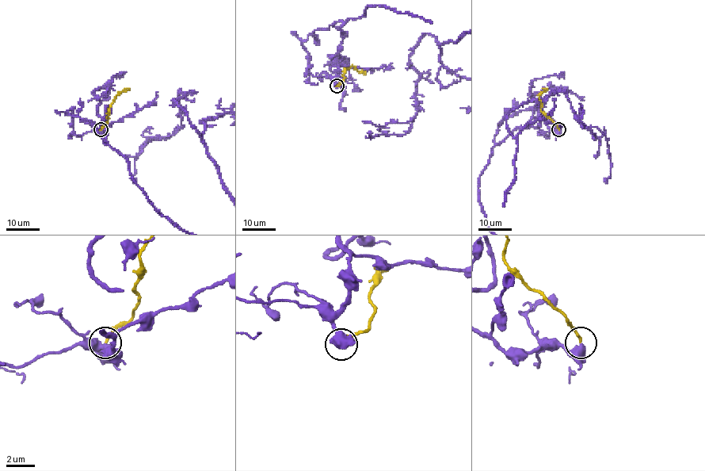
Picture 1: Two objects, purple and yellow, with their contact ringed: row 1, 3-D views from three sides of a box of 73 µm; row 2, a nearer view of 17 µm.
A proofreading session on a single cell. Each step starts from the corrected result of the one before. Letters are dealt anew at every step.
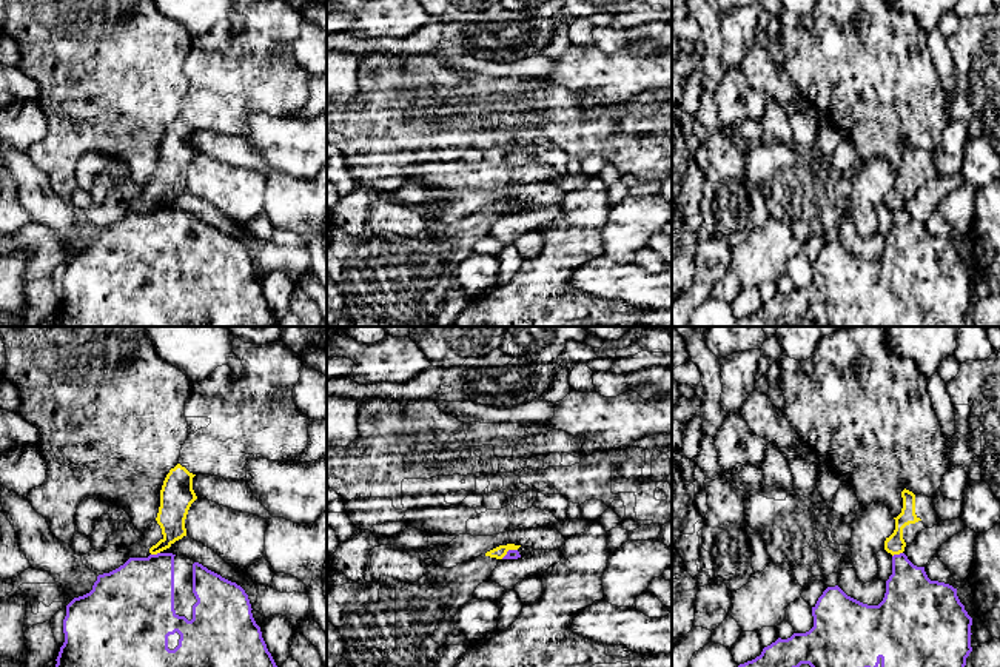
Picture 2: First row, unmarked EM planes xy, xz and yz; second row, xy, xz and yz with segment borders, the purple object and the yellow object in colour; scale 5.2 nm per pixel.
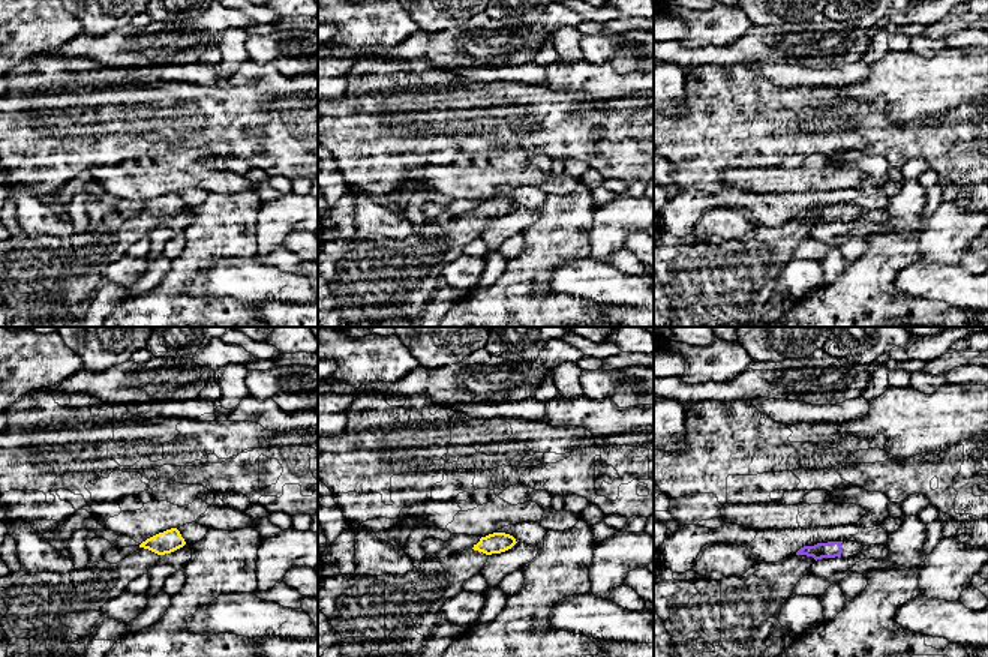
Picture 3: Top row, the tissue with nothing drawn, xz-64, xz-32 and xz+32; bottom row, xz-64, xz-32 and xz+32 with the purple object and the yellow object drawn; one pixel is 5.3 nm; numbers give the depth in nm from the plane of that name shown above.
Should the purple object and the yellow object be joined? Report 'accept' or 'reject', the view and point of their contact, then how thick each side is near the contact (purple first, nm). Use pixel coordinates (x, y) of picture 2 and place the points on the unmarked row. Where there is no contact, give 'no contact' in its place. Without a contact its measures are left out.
reject; meets purple in yz at (897, 210); 280 nm thick on the purple side, 100 nm on the other

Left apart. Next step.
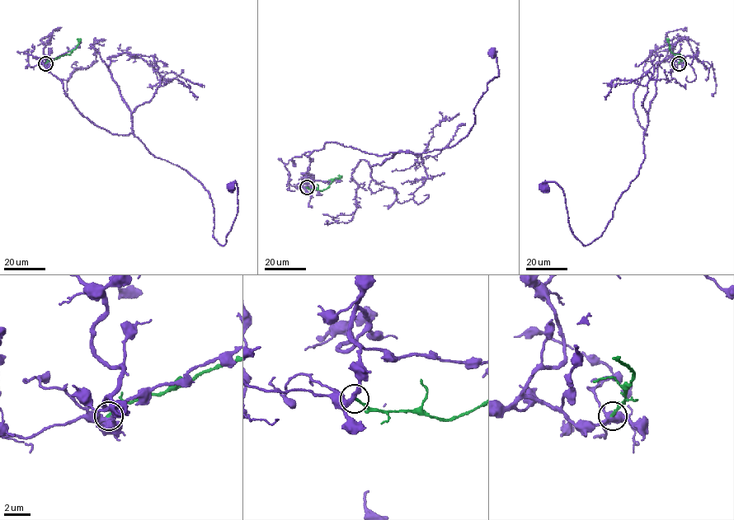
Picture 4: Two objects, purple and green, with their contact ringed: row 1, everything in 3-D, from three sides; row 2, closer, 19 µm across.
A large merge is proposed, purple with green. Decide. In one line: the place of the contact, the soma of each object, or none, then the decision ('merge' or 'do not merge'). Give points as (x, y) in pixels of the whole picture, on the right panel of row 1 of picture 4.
place (679, 63); soma purple (544, 188); soma green none; do not merge

